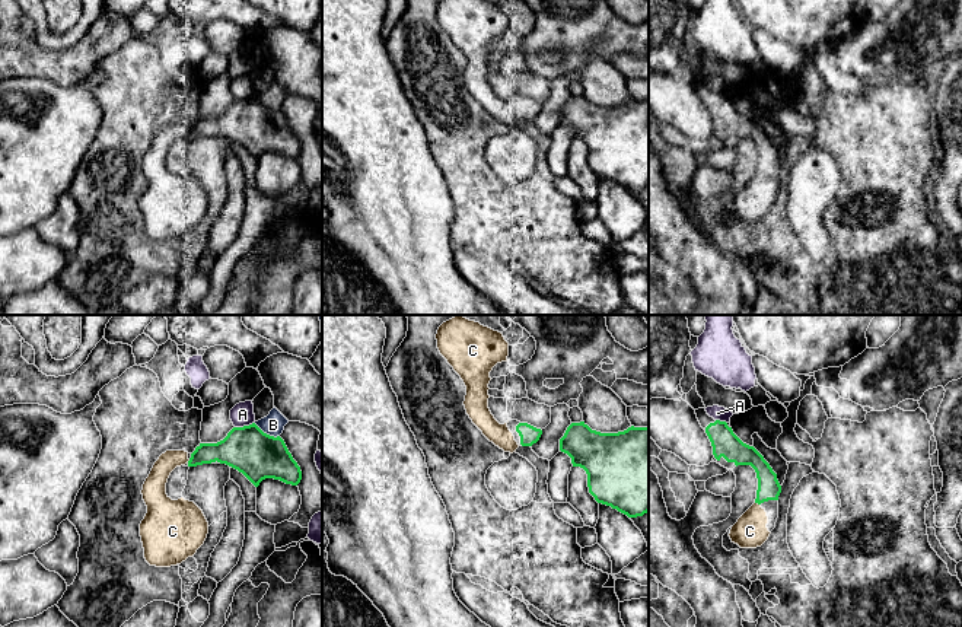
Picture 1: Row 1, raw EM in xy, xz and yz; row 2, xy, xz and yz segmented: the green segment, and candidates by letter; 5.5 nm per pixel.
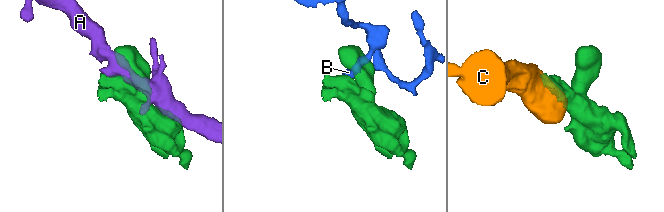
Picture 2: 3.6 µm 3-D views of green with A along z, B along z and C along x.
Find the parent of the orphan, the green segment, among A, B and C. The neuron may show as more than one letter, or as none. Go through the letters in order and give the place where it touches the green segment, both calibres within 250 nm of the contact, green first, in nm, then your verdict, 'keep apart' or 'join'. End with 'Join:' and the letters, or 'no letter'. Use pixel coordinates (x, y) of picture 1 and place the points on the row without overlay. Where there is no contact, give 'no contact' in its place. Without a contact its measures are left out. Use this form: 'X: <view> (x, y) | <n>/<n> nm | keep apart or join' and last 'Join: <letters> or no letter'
A: xy (244, 99) | 260/130 nm | keep apart
B: xy (266, 107) | 260/120 nm | keep apart
C: yz (758, 177) | 130/180 nm | join
Join: C

